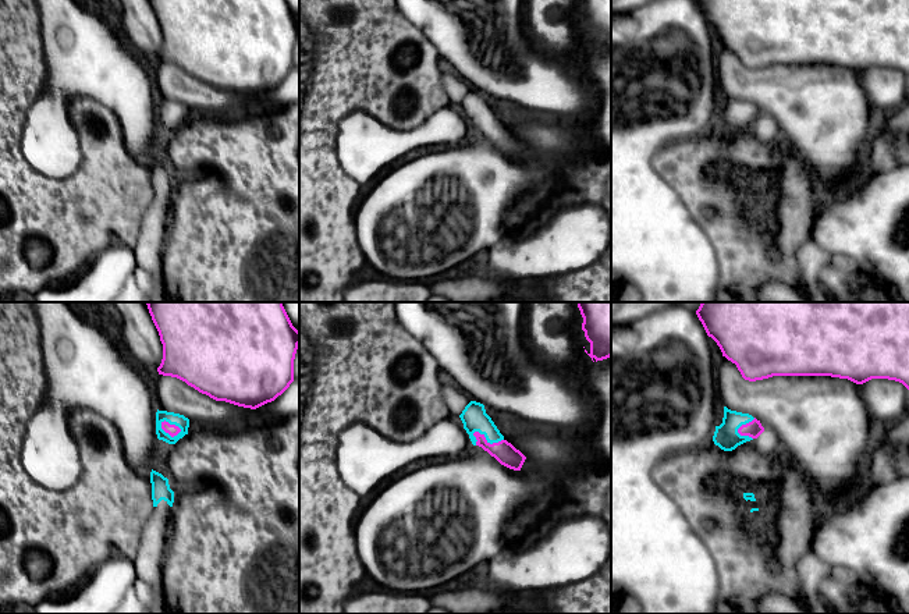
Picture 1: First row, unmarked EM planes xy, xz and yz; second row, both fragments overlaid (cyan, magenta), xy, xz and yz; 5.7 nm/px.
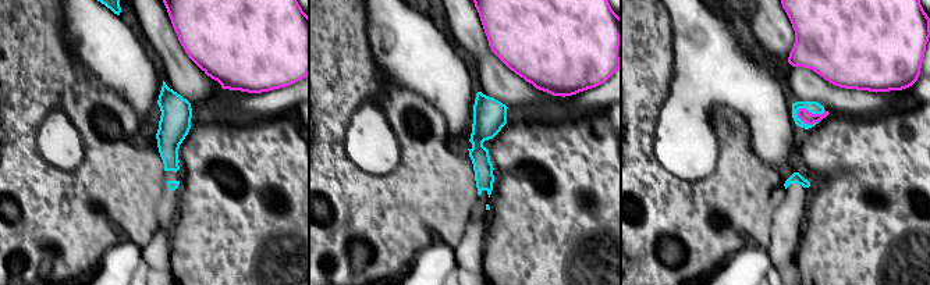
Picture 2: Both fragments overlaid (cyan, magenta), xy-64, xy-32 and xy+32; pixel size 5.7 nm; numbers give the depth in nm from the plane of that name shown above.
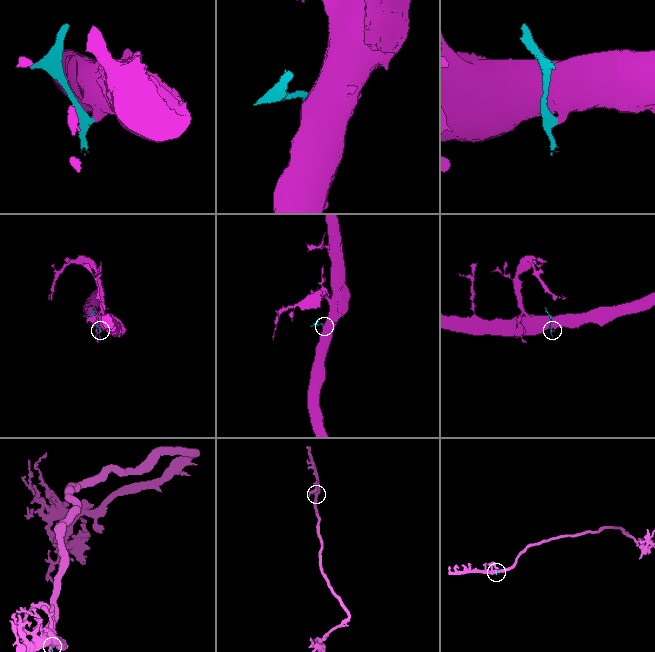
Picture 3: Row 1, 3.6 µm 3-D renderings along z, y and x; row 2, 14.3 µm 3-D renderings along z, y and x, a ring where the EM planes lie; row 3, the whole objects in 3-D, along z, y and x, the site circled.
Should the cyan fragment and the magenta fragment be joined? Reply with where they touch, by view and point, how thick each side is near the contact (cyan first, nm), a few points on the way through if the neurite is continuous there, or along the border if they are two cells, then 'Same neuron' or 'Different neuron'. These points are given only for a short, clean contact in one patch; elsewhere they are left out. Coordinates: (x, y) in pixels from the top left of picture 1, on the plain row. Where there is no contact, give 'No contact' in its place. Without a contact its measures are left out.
Touches cyan at xz (487, 128). Thickness 150 nm (cyan) against 120 nm. Path across: xz (473, 105), (487, 128), (503, 139). Same neuron

